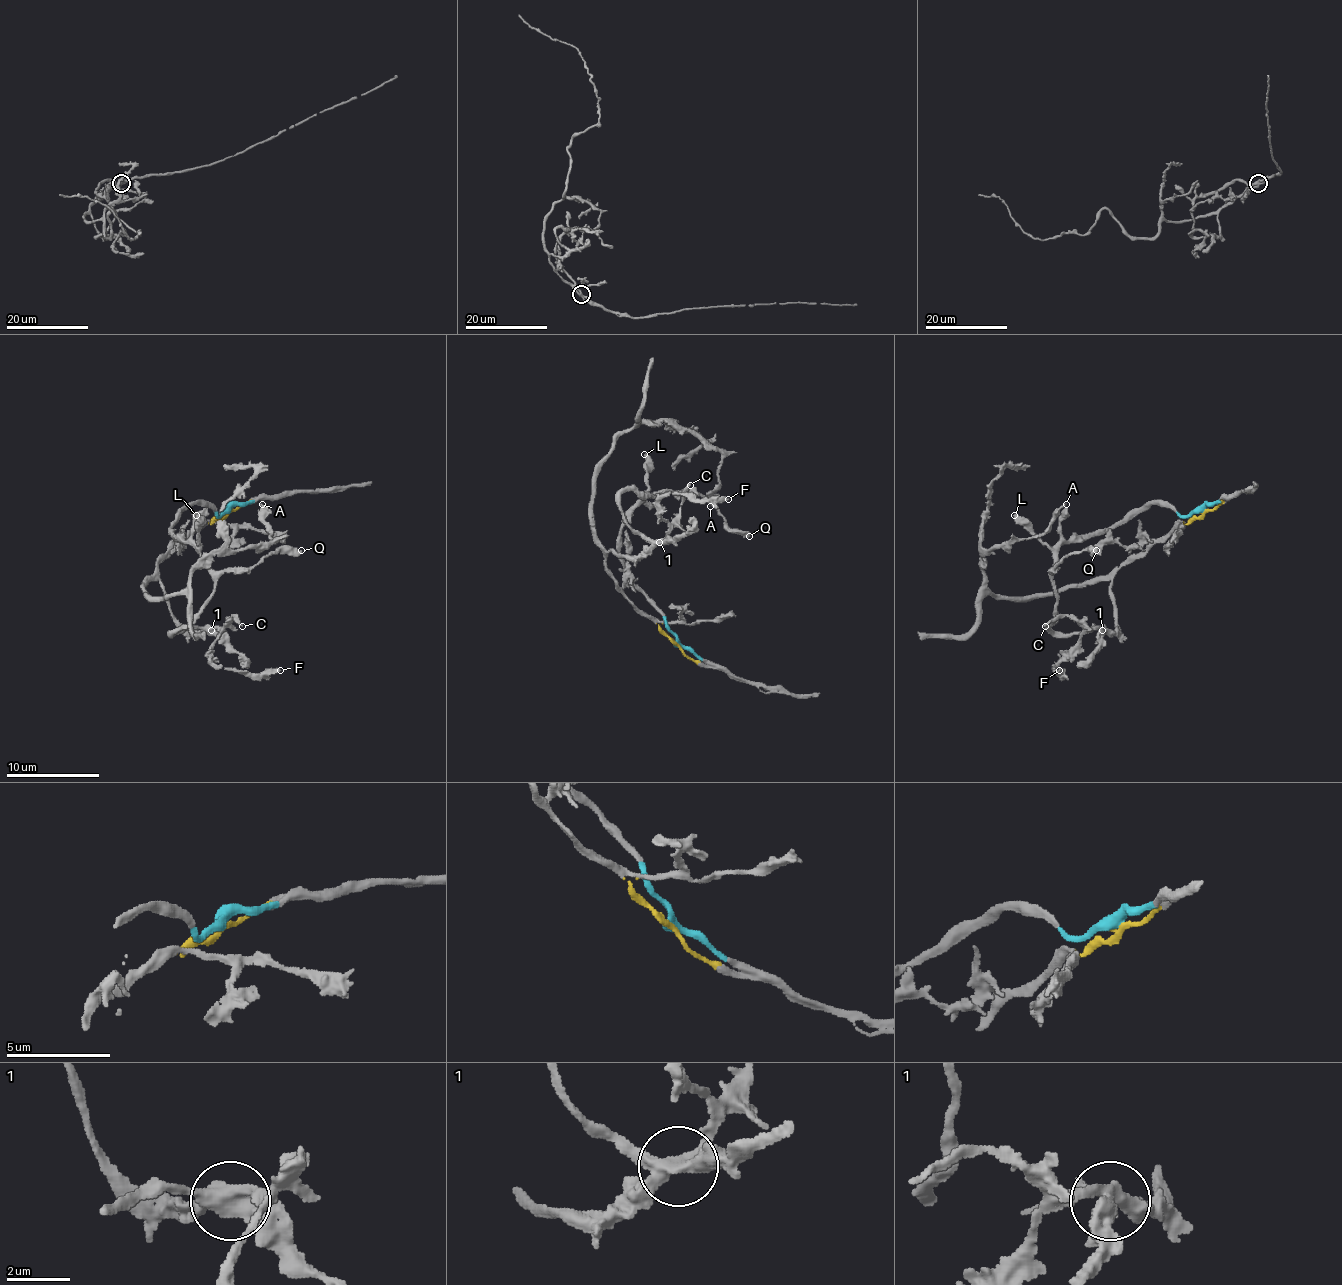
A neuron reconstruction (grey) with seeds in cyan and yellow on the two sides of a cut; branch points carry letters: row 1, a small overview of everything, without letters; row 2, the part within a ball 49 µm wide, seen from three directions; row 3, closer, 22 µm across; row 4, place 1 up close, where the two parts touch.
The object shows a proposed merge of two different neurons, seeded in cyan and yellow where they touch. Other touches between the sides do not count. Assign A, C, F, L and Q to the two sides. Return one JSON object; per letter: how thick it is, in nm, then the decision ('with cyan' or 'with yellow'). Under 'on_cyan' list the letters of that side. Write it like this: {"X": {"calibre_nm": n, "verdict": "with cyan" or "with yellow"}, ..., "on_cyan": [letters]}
{"A": {"calibre_nm": 180, "verdict": "with yellow"}, "C": {"calibre_nm": 200, "verdict": "with yellow"}, "F": {"calibre_nm": 280, "verdict": "with yellow"}, "L": {"calibre_nm": 420, "verdict": "with cyan"}, "Q": {"calibre_nm": 360, "verdict": "with cyan"}, "on_cyan": ["L", "Q"]}

